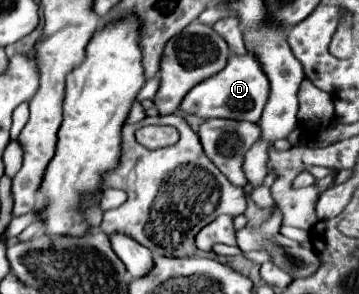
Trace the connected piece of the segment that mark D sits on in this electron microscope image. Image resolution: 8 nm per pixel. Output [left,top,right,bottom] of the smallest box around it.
[180,54,268,124]

